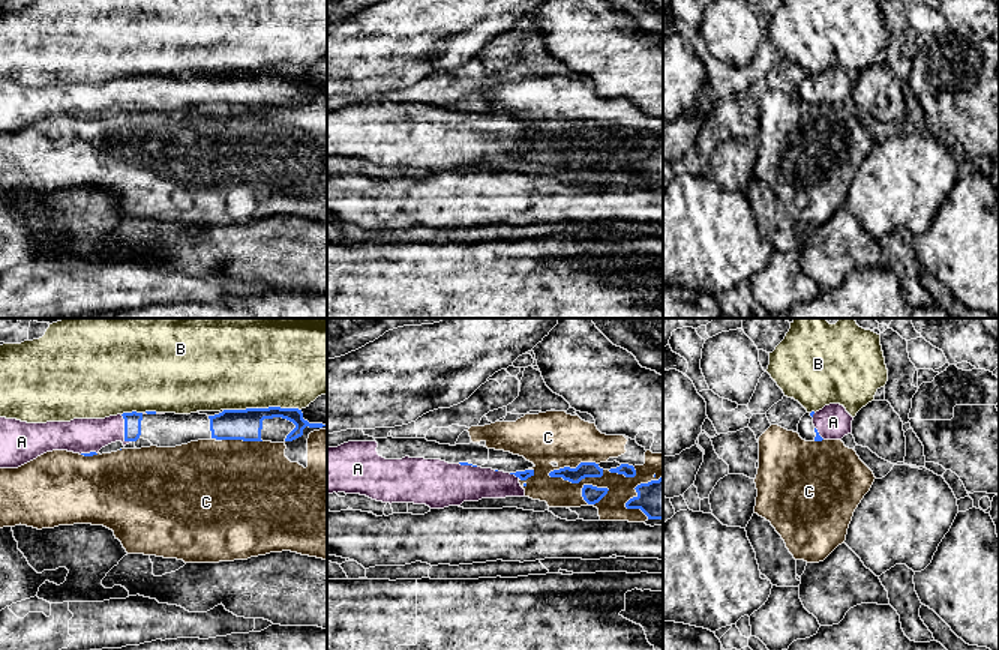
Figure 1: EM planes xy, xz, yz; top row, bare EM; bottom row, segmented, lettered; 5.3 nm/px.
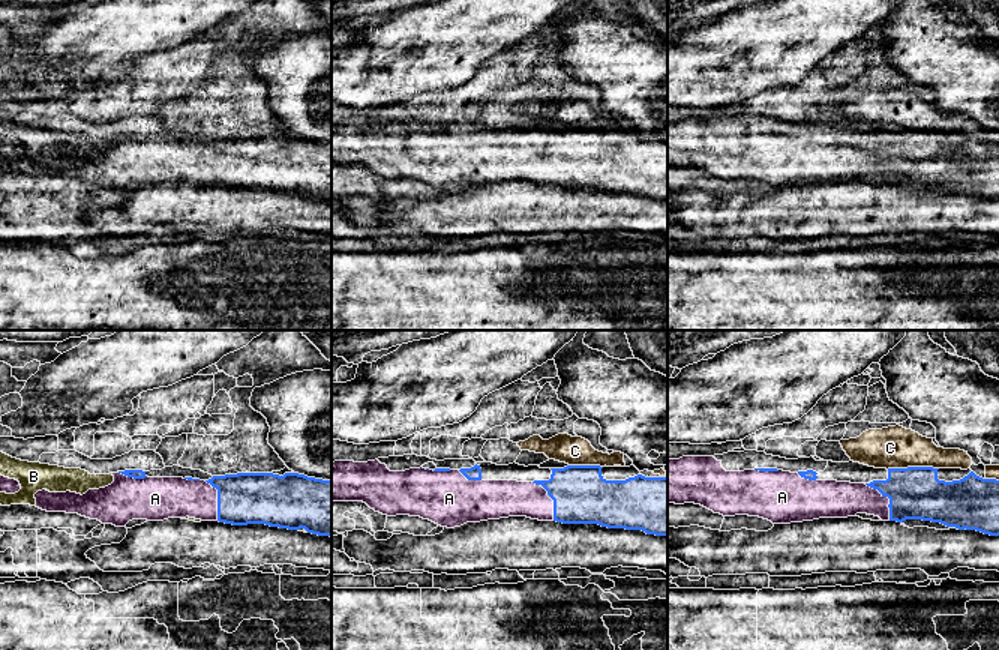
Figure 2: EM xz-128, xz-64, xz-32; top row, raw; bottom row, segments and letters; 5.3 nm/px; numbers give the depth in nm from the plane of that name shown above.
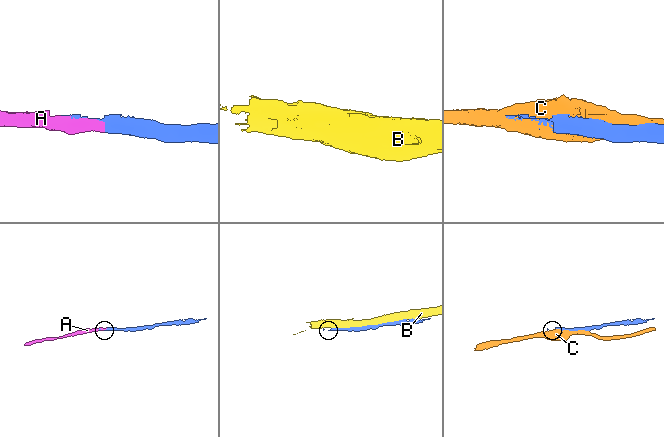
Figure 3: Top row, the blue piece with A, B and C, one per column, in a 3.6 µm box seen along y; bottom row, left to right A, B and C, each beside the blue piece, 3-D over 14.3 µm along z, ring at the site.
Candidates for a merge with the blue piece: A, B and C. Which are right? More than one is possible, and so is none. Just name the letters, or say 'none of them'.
A

